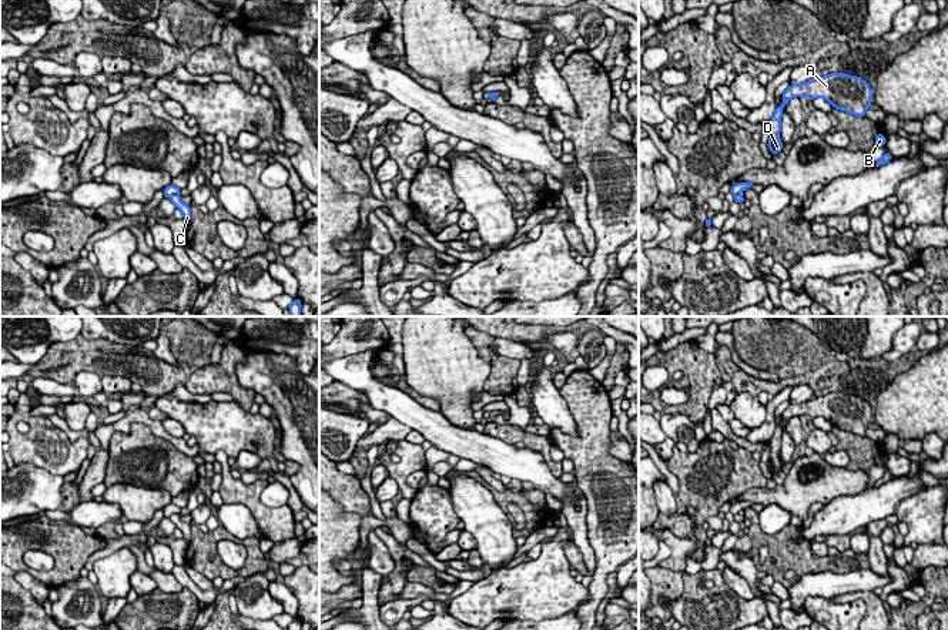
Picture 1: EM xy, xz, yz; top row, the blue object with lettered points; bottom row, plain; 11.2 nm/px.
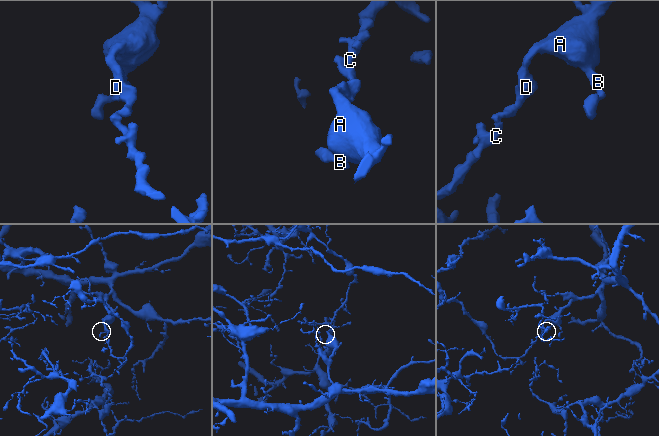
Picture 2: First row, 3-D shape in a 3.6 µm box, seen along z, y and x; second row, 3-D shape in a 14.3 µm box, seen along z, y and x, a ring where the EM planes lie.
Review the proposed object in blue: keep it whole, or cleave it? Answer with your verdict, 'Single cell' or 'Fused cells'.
Fused cells

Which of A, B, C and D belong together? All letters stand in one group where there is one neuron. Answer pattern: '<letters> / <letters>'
A B D / C

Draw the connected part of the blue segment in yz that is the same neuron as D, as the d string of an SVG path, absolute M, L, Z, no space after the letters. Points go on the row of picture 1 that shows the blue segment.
M831 73L824 77L811 78L803 84L791 84L783 93L783 104L774 110L770 120L768 148L774 155L783 150L780 140L783 108L794 97L824 98L837 110L865 117L865 111L871 107L872 88L857 76L844 73Z

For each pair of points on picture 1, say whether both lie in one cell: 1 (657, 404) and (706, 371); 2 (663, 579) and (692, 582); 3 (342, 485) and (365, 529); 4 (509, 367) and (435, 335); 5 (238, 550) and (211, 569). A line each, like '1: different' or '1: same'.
1: same
2: different
3: same
4: different
5: different

